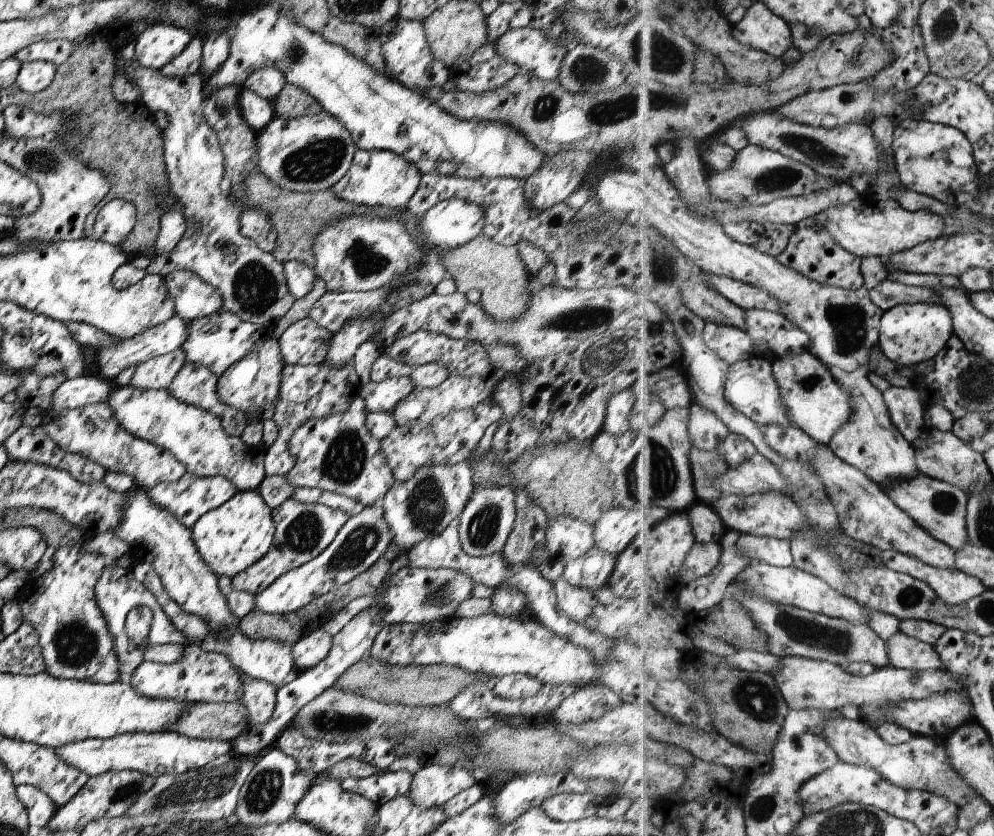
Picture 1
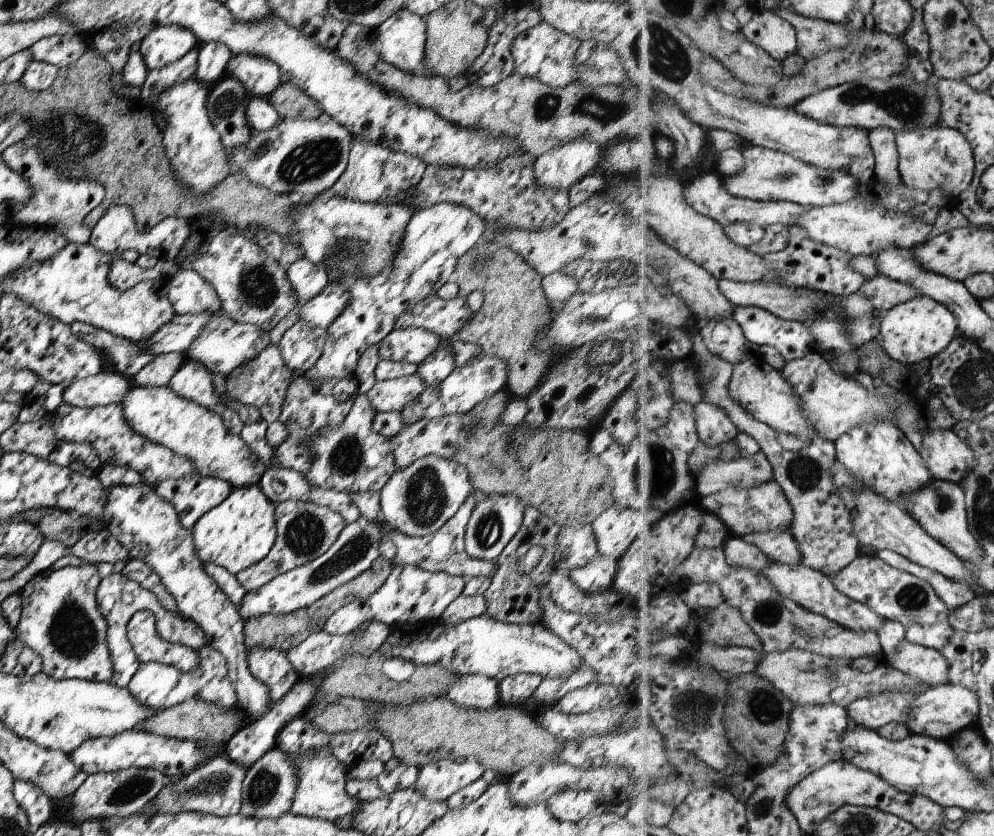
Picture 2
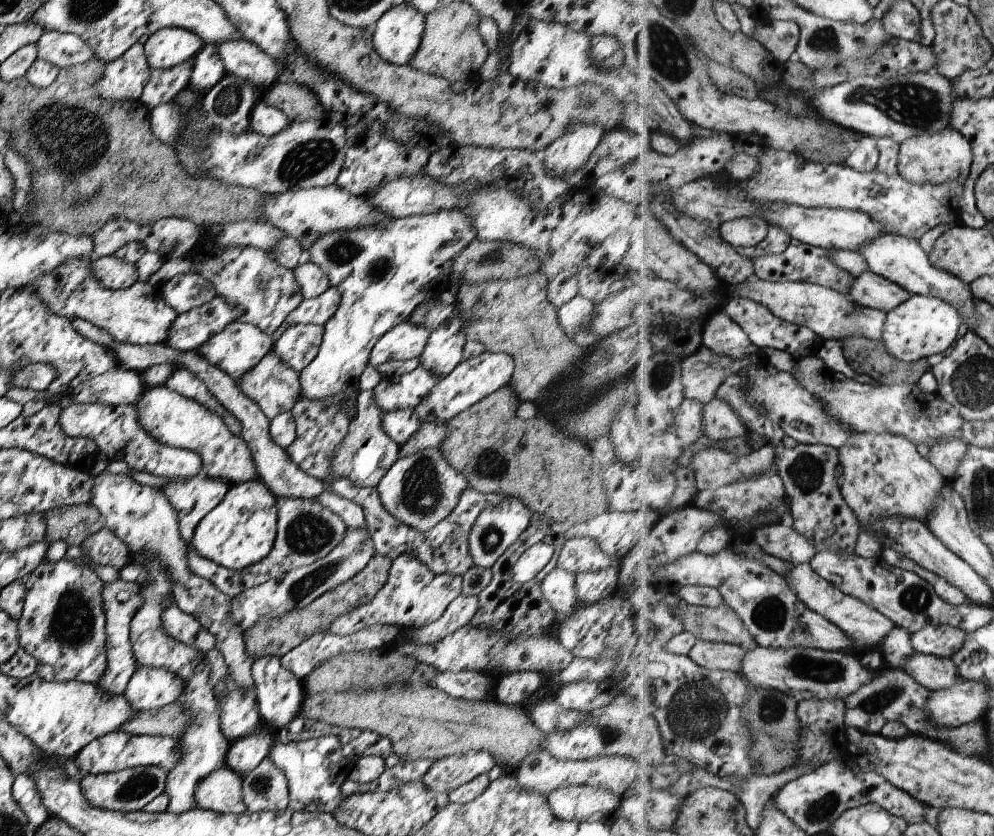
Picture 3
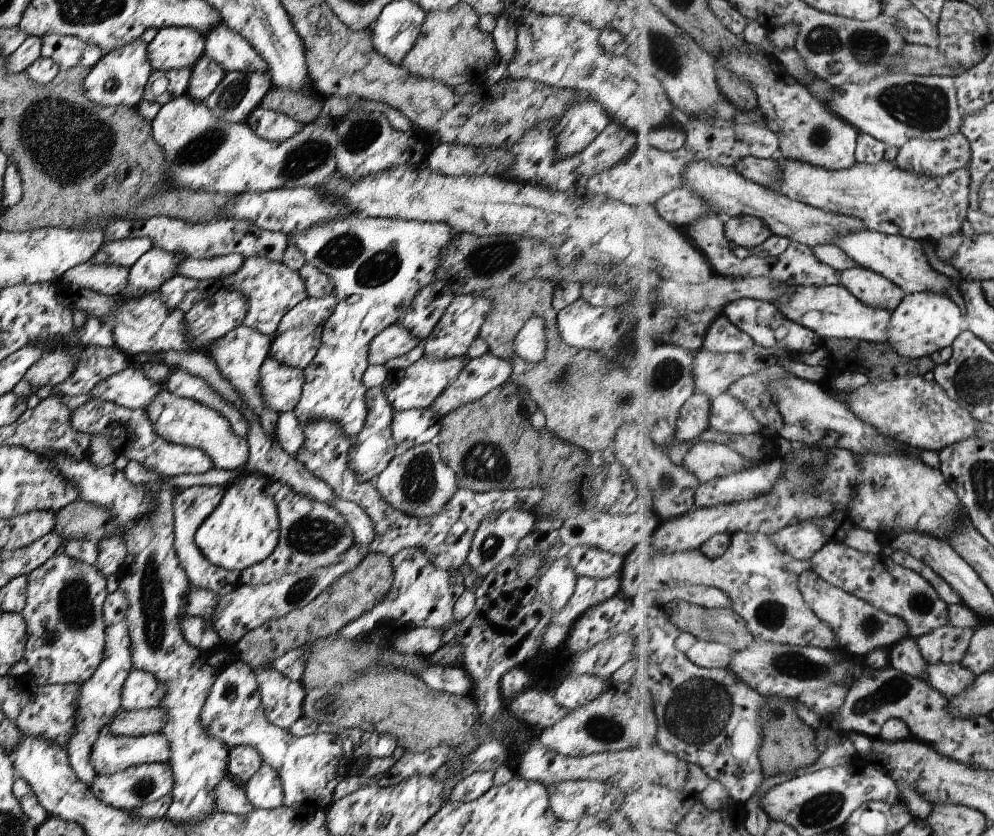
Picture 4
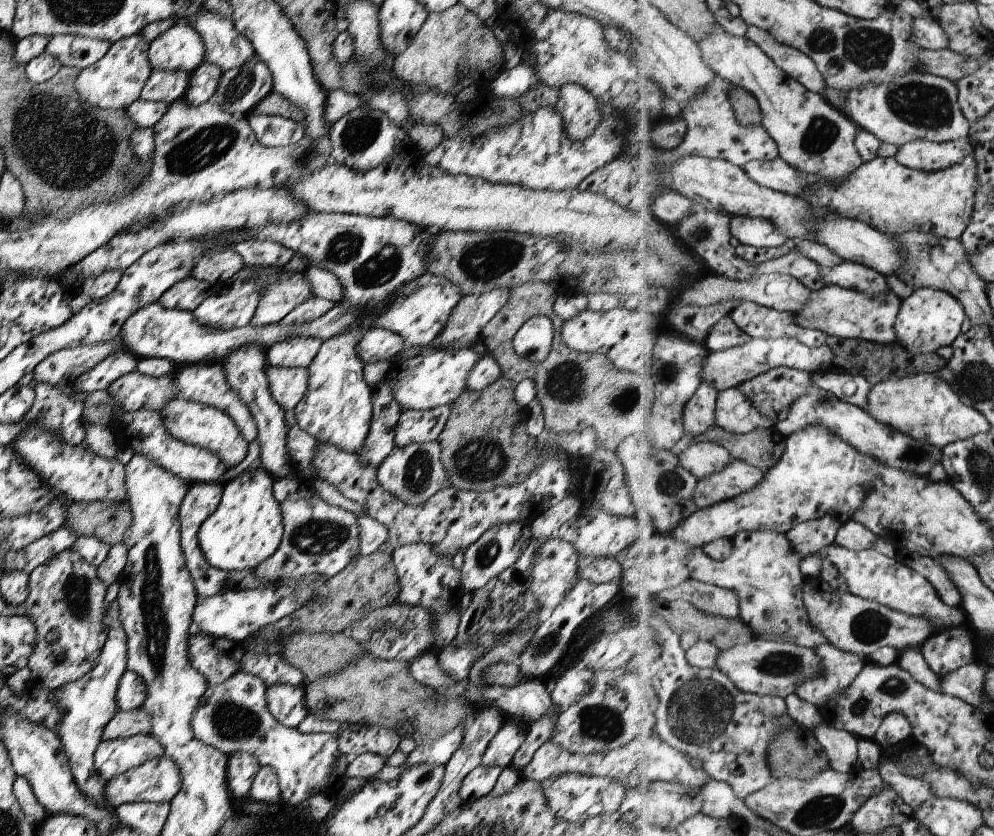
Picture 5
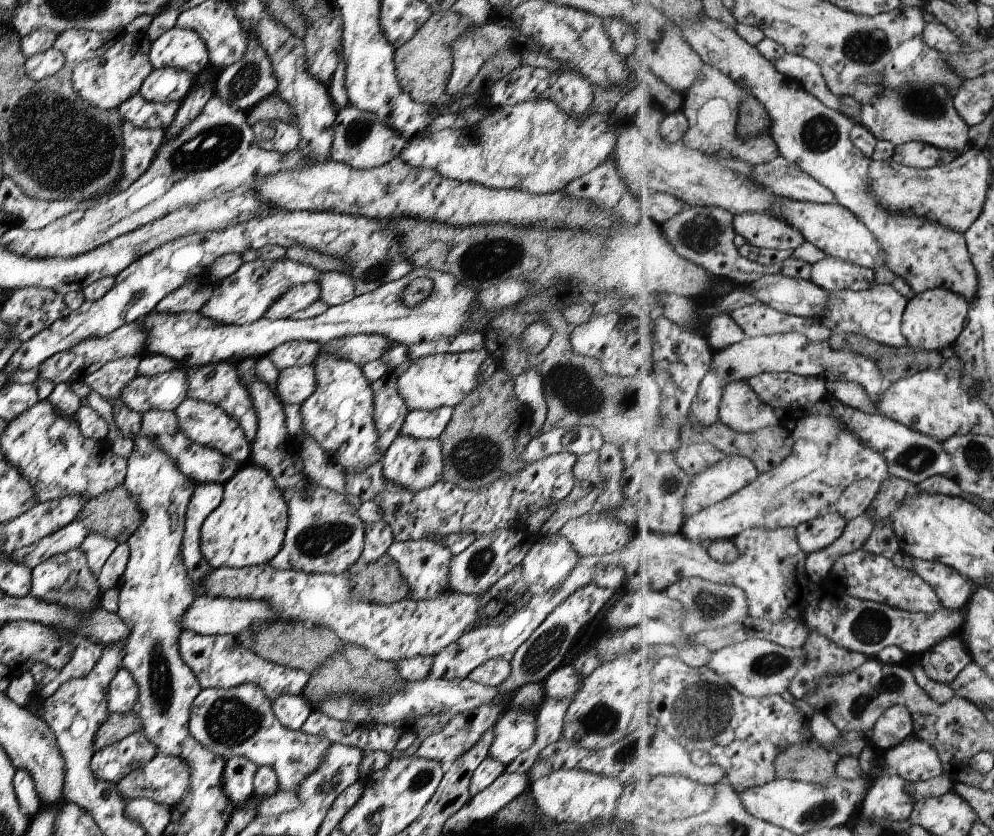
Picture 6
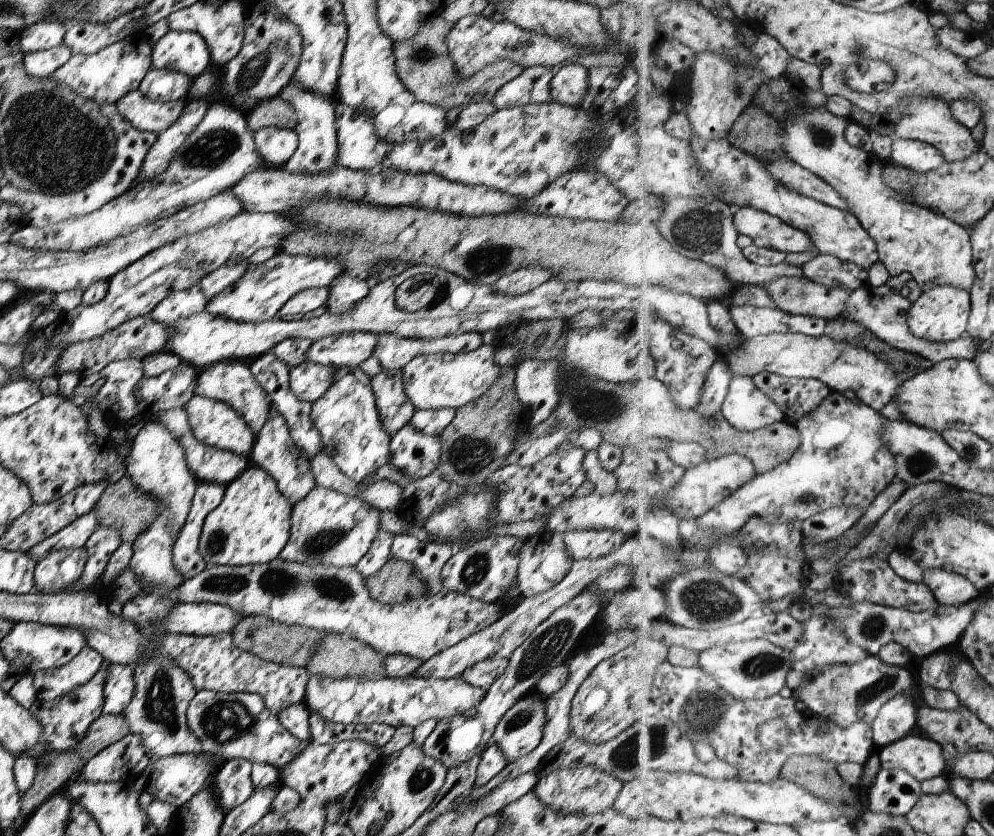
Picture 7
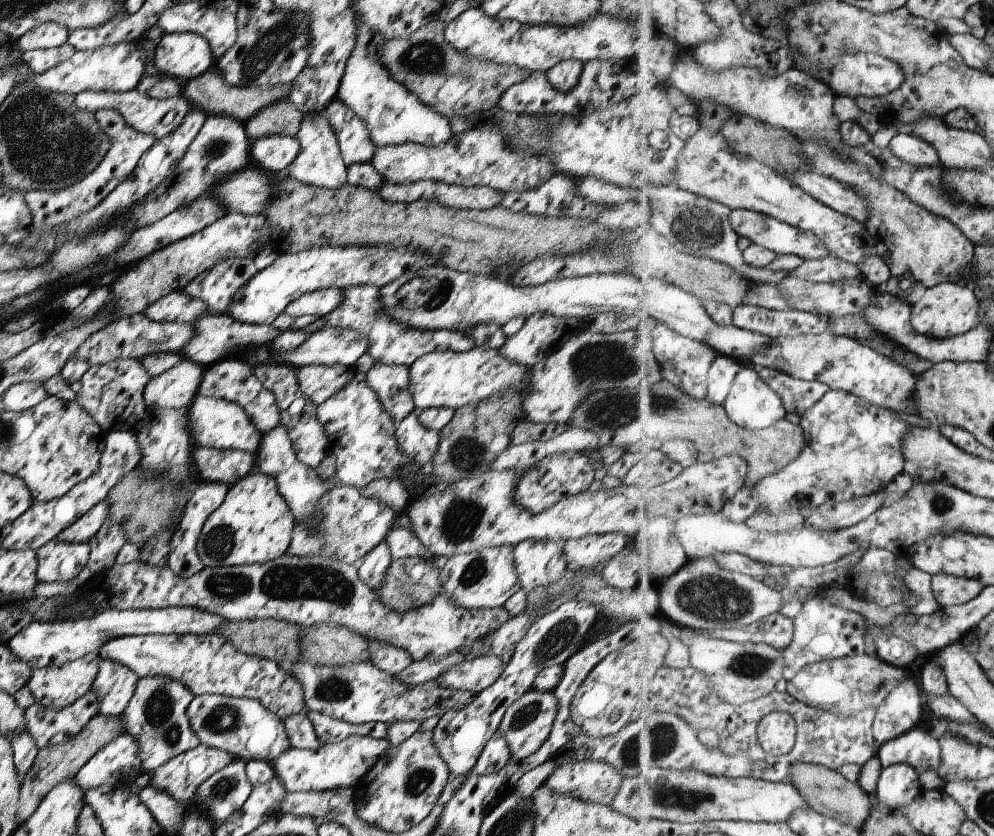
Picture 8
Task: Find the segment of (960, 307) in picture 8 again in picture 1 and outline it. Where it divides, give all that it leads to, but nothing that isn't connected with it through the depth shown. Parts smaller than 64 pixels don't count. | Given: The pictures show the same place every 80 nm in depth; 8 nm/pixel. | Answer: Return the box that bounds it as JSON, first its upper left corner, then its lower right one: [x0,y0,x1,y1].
[879,302,954,366]

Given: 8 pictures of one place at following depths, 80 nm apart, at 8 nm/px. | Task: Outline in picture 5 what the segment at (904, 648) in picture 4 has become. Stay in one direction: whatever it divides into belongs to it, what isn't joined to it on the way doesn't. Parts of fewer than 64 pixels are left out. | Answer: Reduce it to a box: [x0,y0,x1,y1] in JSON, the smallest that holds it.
[898,648,942,692]

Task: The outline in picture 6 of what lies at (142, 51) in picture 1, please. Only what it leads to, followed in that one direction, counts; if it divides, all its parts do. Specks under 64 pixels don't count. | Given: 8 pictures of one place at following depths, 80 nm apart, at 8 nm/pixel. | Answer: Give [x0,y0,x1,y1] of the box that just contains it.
[149,27,208,77]

